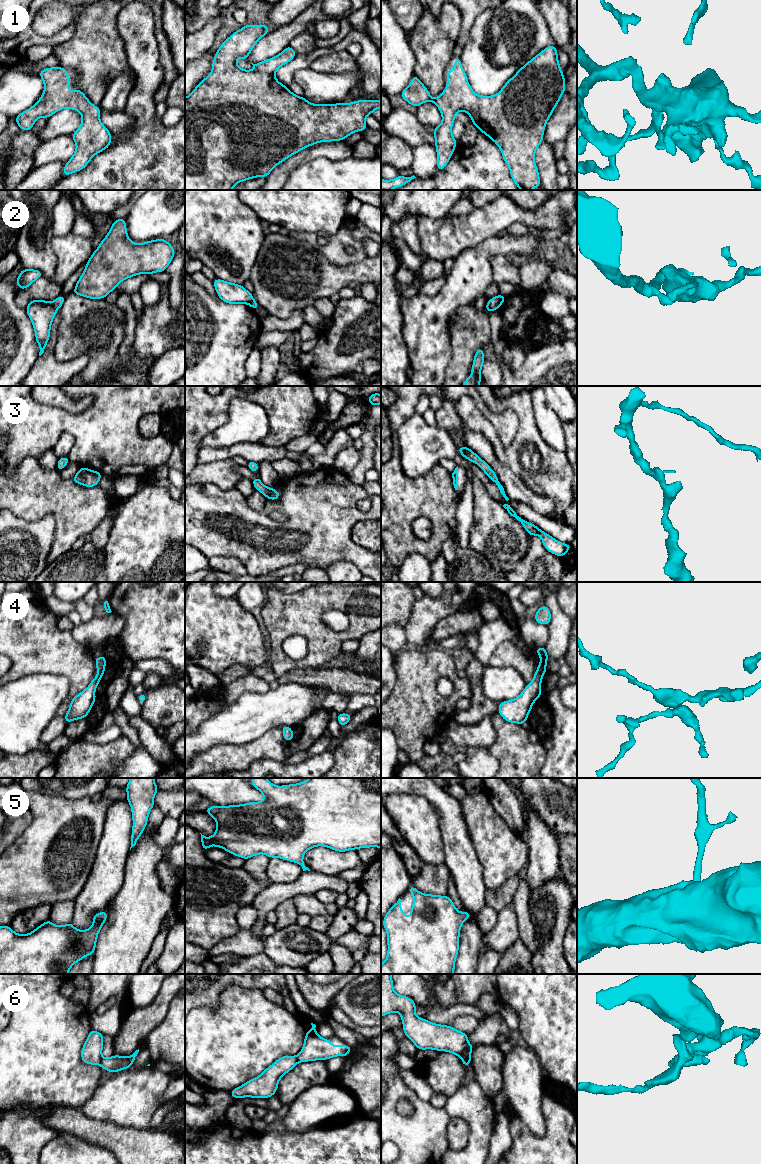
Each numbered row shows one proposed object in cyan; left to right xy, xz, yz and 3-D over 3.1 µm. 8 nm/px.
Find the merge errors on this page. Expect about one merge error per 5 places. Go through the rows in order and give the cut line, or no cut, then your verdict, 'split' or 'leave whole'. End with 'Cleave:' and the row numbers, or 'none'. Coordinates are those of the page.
1: cut none; leave whole
2: cut xy (51, 302), (57, 309); split
3: cut none; leave whole
4: cut none; leave whole
5: cut none; leave whole
6: cut xy (103, 1058), (99, 1064); split
Cleave: 2, 6

